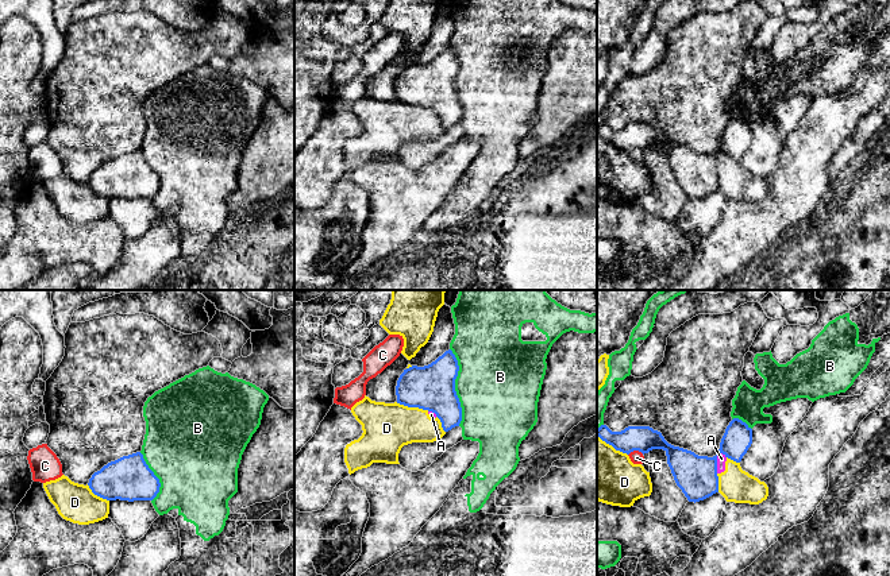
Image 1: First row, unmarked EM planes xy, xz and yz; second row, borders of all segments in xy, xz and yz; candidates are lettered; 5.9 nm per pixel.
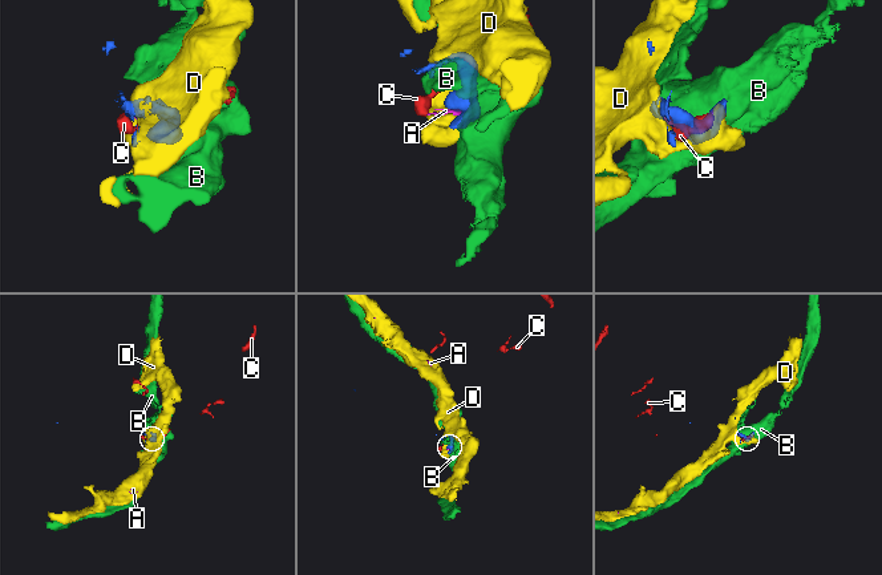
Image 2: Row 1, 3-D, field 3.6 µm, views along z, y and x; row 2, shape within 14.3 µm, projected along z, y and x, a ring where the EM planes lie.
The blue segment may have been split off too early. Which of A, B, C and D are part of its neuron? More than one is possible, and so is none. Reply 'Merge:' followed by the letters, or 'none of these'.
Merge: none of these

